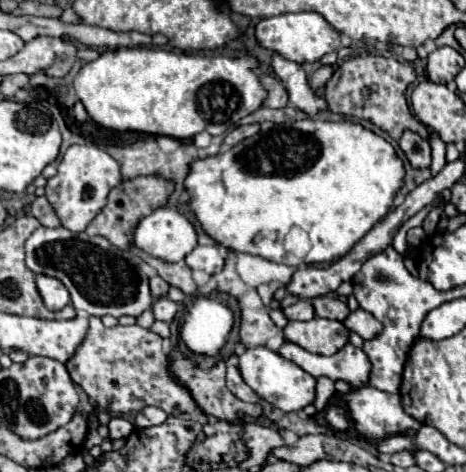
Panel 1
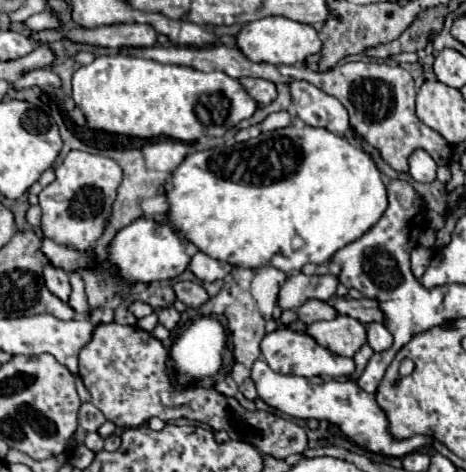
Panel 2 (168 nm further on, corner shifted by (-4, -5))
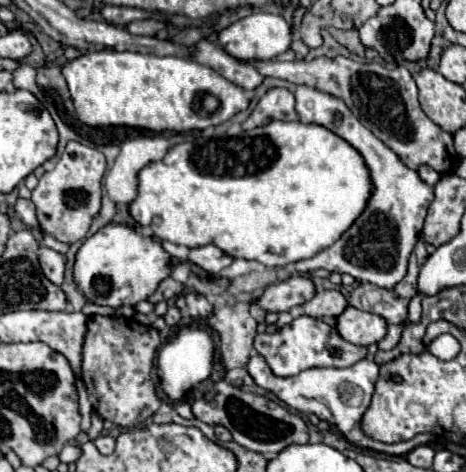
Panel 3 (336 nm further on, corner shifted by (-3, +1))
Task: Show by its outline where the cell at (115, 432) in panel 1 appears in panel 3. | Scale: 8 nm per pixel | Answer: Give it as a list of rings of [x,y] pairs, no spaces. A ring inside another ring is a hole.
[[[102,434],[100,438],[94,440],[94,444],[96,444],[96,448],[98,448],[102,454],[112,454],[112,452],[114,452],[114,446],[116,446],[116,440],[114,440],[112,436],[108,436],[108,434]]]

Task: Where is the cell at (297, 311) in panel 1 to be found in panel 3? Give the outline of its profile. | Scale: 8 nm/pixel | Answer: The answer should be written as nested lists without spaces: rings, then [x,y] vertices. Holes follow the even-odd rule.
[[[324,290],[324,292],[318,292],[312,300],[308,300],[306,304],[302,304],[304,314],[314,316],[314,318],[340,316],[346,306],[348,306],[346,296],[344,296],[342,292],[338,292],[338,290]]]

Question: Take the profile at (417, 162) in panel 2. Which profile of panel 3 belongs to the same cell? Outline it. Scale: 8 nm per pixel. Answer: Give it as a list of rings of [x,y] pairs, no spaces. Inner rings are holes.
[[[420,166],[418,168],[418,176],[426,182],[426,184],[430,184],[430,186],[434,186],[438,180],[440,180],[440,174],[434,170],[434,168],[430,168],[430,166]]]

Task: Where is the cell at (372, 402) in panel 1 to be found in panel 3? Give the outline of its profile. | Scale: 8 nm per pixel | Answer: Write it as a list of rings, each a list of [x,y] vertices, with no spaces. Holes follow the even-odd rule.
[[[256,354],[256,356],[250,358],[246,370],[260,388],[264,388],[264,390],[272,392],[274,396],[278,396],[286,406],[290,406],[298,412],[316,414],[320,420],[336,424],[338,430],[356,446],[370,448],[370,450],[376,450],[376,452],[384,452],[384,454],[392,454],[392,456],[402,456],[402,454],[408,454],[412,448],[416,448],[420,444],[429,444],[437,439],[435,434],[434,436],[432,434],[418,434],[416,438],[406,440],[406,442],[382,444],[382,442],[372,440],[370,436],[366,436],[362,432],[362,426],[360,426],[362,416],[370,406],[370,398],[372,398],[372,392],[374,392],[374,382],[378,378],[376,362],[360,360],[358,364],[348,366],[348,368],[338,368],[338,370],[336,368],[312,368],[312,370],[300,372],[292,378],[280,378],[280,376],[274,376],[270,366],[266,364],[266,360]],[[336,386],[338,386],[338,390],[336,390]]]

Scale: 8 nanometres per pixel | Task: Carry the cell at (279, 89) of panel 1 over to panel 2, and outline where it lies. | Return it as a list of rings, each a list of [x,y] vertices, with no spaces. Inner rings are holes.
[[[241,78],[239,82],[247,90],[247,94],[261,106],[265,106],[277,98],[277,90],[275,90],[273,82],[267,82],[261,78]]]

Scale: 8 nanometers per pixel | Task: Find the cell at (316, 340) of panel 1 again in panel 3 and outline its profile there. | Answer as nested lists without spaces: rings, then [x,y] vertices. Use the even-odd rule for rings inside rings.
[[[348,306],[346,312],[342,312],[336,318],[334,328],[346,342],[356,344],[356,346],[370,346],[370,344],[376,344],[378,340],[384,338],[386,320],[376,314],[362,312],[358,308]]]

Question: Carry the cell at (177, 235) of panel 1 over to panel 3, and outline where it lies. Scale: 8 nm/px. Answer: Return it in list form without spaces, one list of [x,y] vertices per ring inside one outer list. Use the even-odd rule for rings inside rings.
[[[108,224],[90,236],[76,254],[74,280],[88,302],[102,306],[134,306],[146,300],[174,270],[172,256],[156,238],[142,236],[134,226]]]

